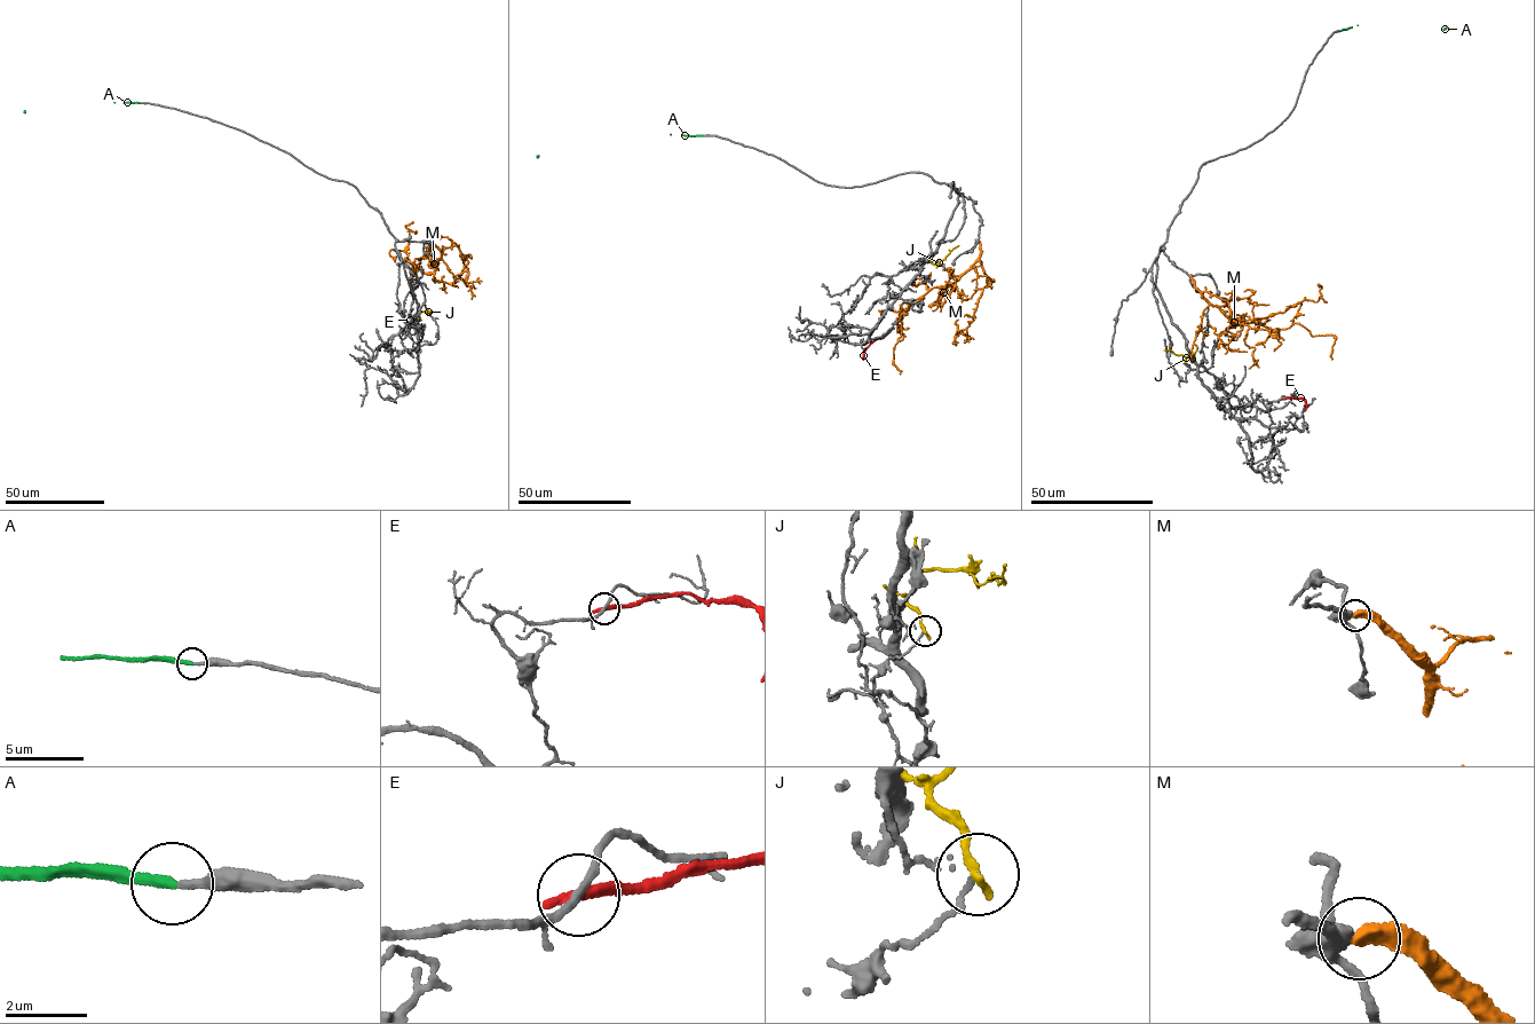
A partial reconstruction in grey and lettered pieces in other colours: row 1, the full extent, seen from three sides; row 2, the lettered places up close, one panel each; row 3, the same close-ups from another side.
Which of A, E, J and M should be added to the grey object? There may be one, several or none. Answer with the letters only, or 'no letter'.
A

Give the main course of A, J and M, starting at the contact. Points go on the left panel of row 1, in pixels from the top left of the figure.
A: (140, 103), (24, 110)
J: (420, 318), (419, 312), (434, 312)
M: (432, 244), (442, 253), (435, 269), (411, 268), (414, 259), (420, 264), (424, 256), (437, 270)

